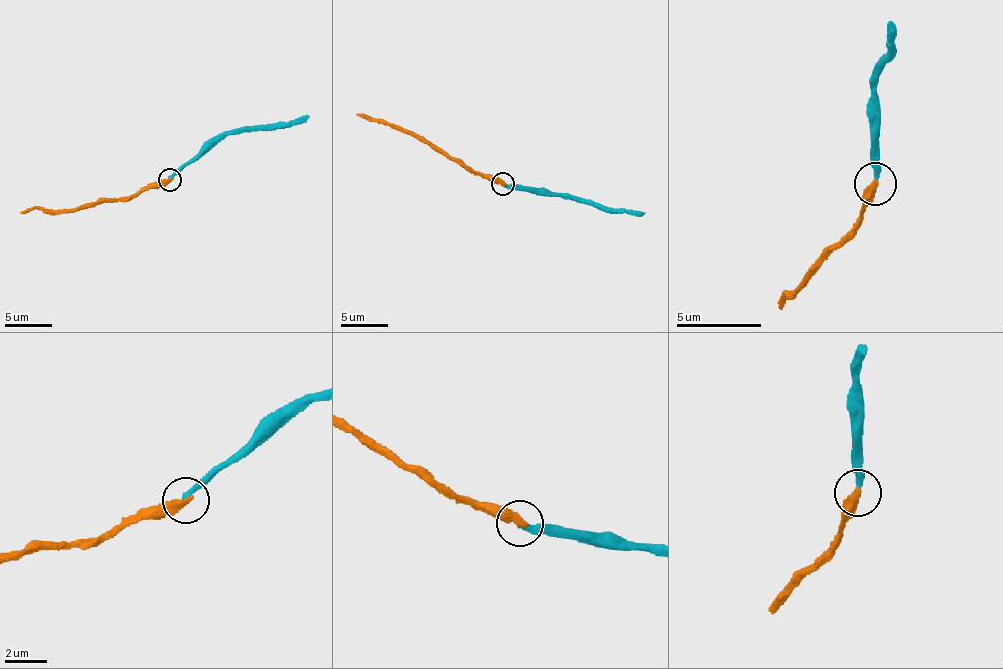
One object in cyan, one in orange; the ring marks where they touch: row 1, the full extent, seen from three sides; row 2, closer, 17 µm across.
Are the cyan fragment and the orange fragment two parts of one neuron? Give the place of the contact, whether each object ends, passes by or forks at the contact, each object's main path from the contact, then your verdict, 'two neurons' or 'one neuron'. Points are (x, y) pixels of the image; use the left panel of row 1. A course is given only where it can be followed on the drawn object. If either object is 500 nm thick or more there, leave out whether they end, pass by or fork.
at (169, 179); cyan ends there; orange ends there; cyan runs (169, 179), (228, 135), (278, 122), (300, 122), (309, 115); orange runs (169, 179), (142, 187), (127, 197), (108, 198), (76, 209), (27, 209), (20, 213); two neurons

